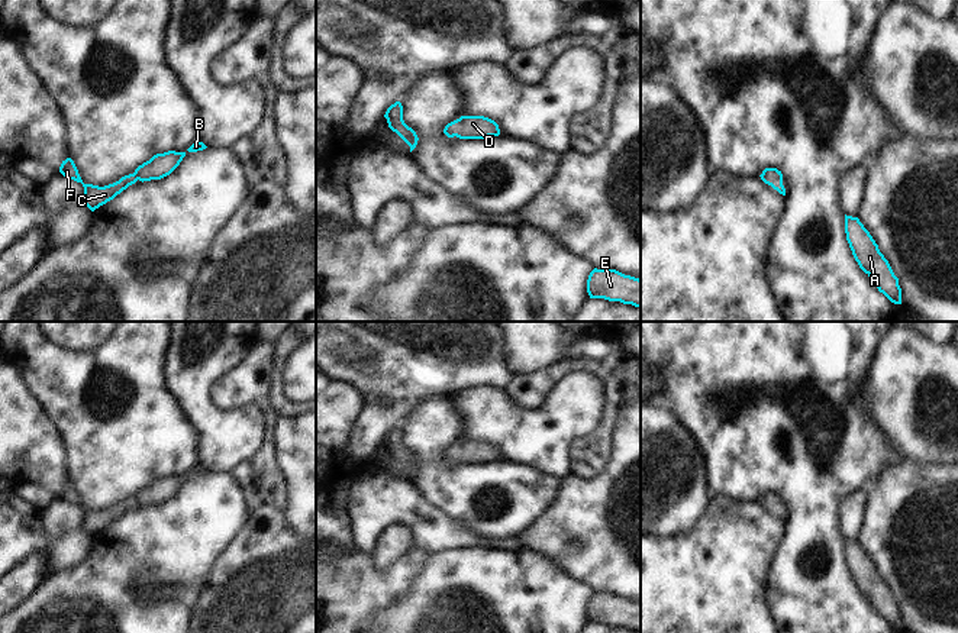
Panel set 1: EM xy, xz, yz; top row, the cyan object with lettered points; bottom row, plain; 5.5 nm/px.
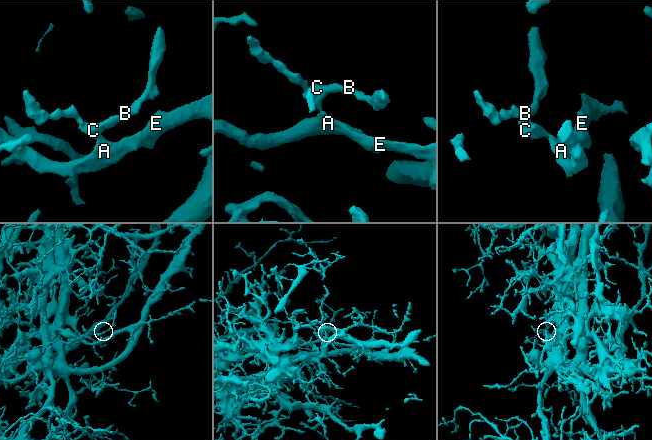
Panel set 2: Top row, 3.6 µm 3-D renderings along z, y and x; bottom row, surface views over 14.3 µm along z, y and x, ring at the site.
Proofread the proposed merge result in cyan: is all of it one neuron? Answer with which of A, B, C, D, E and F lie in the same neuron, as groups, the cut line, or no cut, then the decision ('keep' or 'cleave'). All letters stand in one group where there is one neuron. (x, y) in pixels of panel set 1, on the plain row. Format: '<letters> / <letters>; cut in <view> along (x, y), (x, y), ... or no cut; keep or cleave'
A B C D E F; no cut; keep

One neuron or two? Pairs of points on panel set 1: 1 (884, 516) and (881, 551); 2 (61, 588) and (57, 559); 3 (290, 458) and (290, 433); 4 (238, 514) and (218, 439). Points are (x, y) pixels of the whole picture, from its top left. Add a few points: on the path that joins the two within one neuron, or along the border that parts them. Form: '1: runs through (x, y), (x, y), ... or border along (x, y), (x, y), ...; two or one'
1: runs through (884, 525), (884, 542); one
2: border along (87, 554), (74, 567), (51, 572); two
3: runs through (290, 452), (290, 439); one
4: border along (207, 471), (231, 472); two

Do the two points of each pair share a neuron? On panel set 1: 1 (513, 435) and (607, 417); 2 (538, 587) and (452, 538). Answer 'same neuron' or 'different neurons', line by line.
1: different neurons
2: different neurons

